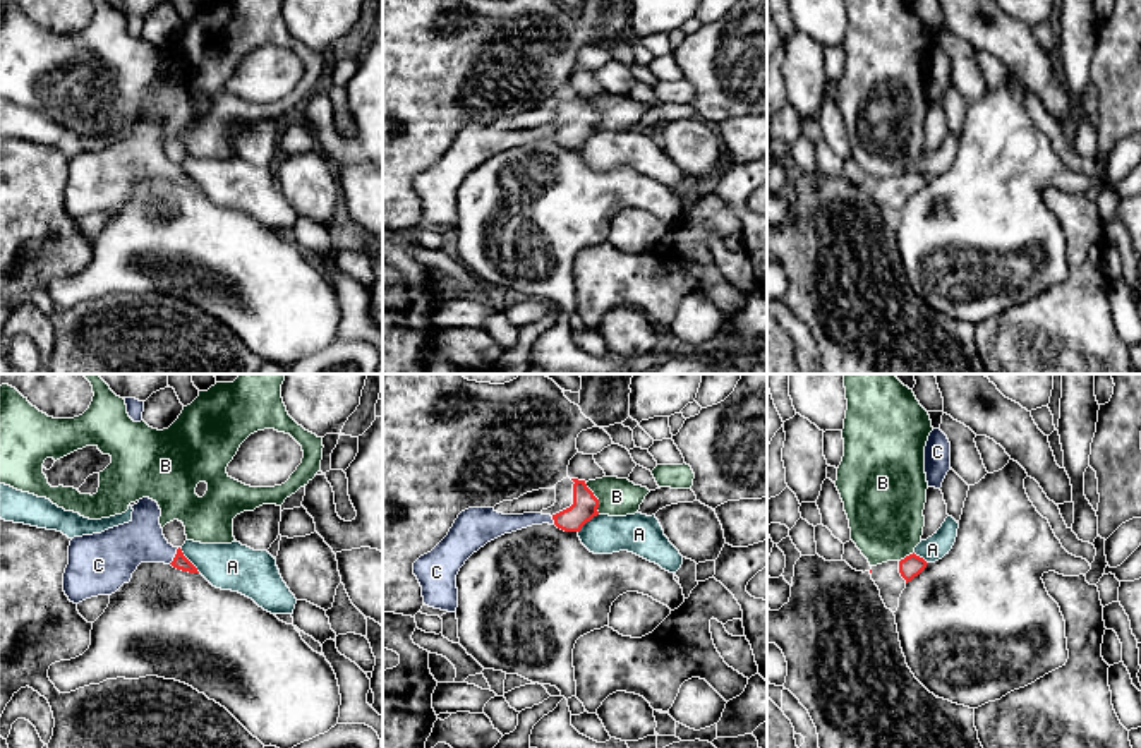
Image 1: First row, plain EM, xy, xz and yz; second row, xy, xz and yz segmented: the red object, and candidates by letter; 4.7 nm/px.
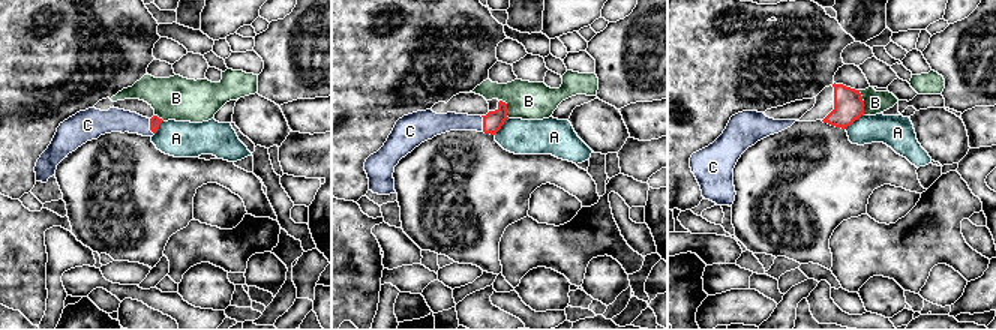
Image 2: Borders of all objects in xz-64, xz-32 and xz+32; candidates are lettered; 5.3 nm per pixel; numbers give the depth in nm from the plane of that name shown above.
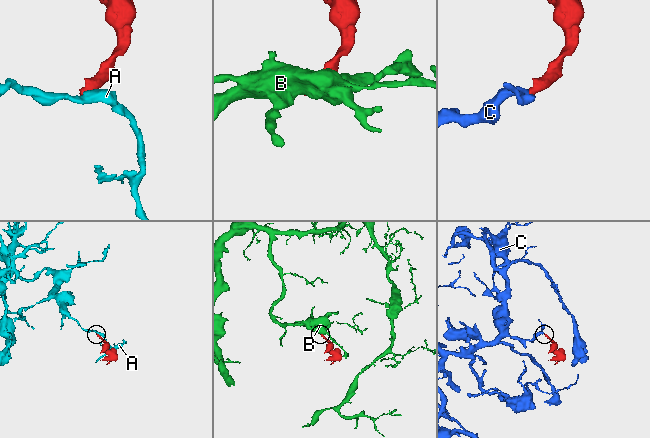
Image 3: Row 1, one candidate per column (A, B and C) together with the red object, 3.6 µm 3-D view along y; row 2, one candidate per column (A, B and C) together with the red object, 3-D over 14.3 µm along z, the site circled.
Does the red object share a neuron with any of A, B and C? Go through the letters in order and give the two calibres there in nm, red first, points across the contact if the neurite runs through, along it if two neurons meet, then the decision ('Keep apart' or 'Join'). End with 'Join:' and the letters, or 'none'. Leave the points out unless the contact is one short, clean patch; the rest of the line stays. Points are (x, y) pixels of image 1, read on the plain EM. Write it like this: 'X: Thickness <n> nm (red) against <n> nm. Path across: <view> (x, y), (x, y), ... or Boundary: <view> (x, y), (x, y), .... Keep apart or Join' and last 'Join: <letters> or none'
A: Thickness 70 nm (red) against 220 nm. Boundary: xy (179, 163), (199, 187). Keep apart
B: Thickness 120 nm (red) against 180 nm. Boundary: xz (584, 98), (597, 115), (599, 129). Keep apart
C: Thickness 70 nm (red) against 220 nm. Path across: xy (181, 177), (175, 172), (155, 163), (124, 163). Join
Join: C

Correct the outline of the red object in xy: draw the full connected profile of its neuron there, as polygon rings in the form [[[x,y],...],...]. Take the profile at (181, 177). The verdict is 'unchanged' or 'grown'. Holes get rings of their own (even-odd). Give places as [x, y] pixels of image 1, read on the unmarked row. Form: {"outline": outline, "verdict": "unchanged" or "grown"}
{"outline": [[[142,113],[132,125],[129,139],[70,156],[63,189],[63,208],[70,218],[115,209],[130,197],[141,178],[165,178],[199,189],[182,165],[165,154],[156,117]]], "verdict": "grown"}

